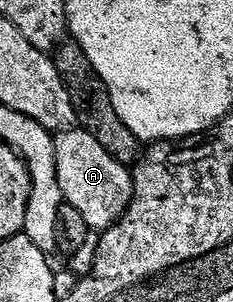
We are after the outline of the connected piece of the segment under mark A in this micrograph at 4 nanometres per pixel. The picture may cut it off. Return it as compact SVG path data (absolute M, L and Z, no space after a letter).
M80 127L66 129L54 139L56 147L56 179L60 179L60 191L65 204L76 207L91 230L105 231L113 227L126 214L134 194L131 170L121 165L100 142Z

